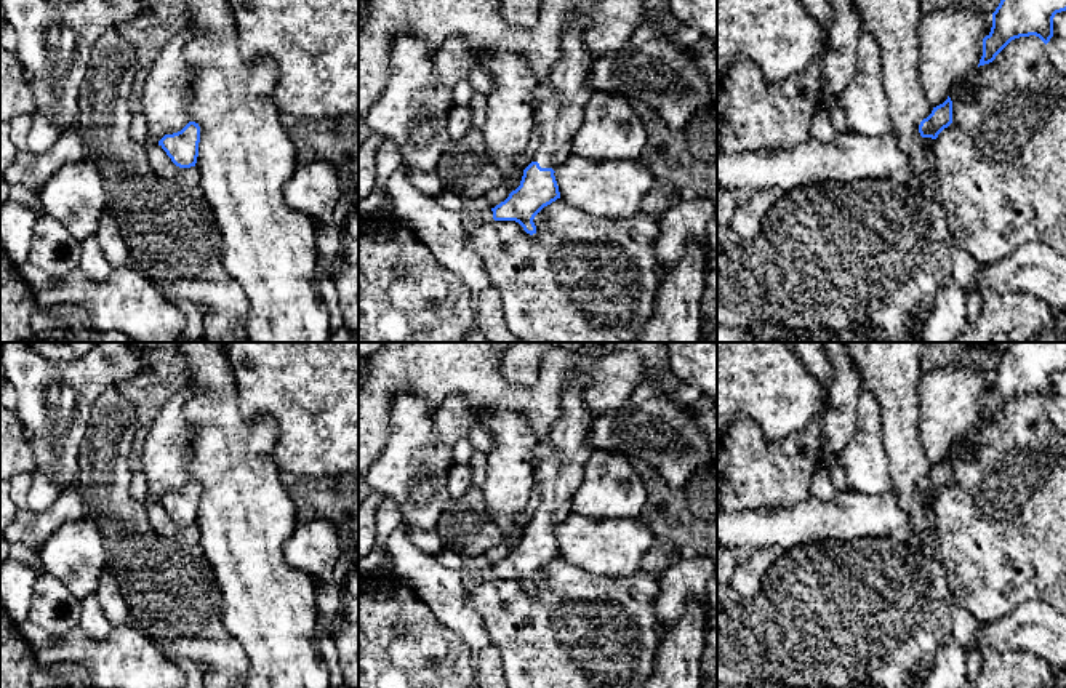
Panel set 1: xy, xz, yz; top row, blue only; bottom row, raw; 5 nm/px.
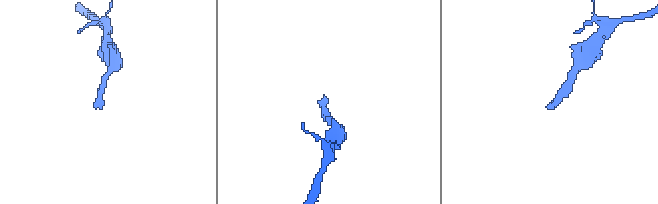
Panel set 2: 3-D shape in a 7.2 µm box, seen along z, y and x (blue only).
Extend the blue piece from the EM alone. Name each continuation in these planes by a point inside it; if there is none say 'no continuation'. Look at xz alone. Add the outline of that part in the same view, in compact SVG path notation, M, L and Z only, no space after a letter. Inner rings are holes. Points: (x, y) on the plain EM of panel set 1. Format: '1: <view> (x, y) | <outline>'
1: xz (559, 476) | M575 373L563 392L562 418L544 437L552 445L549 458L535 459L535 483L541 504L531 520L554 530L573 514L571 499L584 477L584 466L595 450L591 442L592 413L583 403L589 379Z

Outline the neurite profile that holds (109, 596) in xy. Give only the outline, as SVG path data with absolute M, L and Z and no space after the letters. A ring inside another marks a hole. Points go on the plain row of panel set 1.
M109 570L99 573L98 589L94 592L106 618L114 627L128 626L133 621L130 608L123 600L120 586Z

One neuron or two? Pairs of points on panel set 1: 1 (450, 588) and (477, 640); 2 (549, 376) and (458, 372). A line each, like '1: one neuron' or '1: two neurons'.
1: one neuron
2: one neuron

